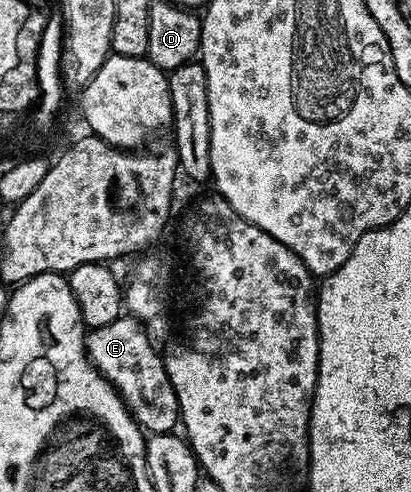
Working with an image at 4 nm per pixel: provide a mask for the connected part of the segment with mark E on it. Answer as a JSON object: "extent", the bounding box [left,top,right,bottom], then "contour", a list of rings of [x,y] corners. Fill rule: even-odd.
{"extent":[87,317,179,434],"contour":[[[120,317],[109,325],[90,328],[87,336],[87,358],[112,383],[123,397],[135,422],[148,434],[172,432],[179,423],[179,402],[168,379],[166,362],[155,351],[152,336],[134,317]]]}

